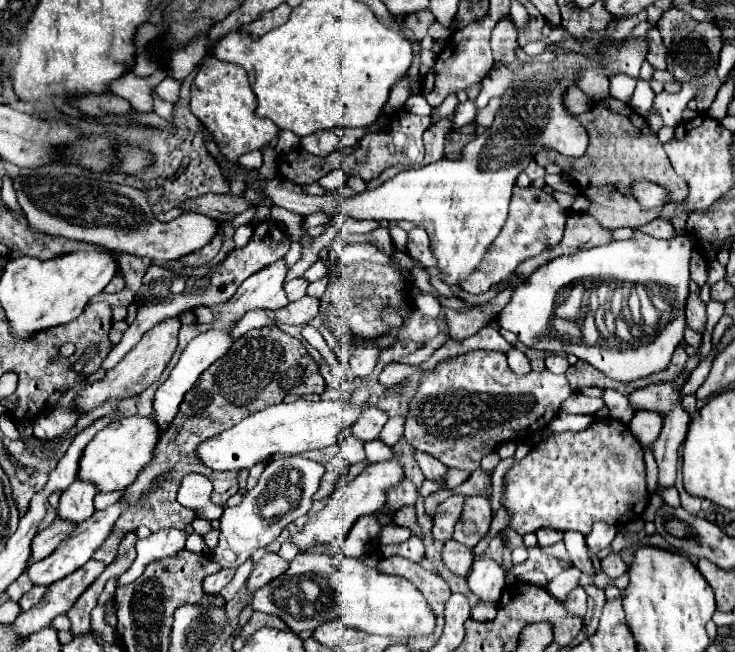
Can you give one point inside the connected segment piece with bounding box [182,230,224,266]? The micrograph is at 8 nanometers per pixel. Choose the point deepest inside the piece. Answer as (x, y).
(204, 255)

